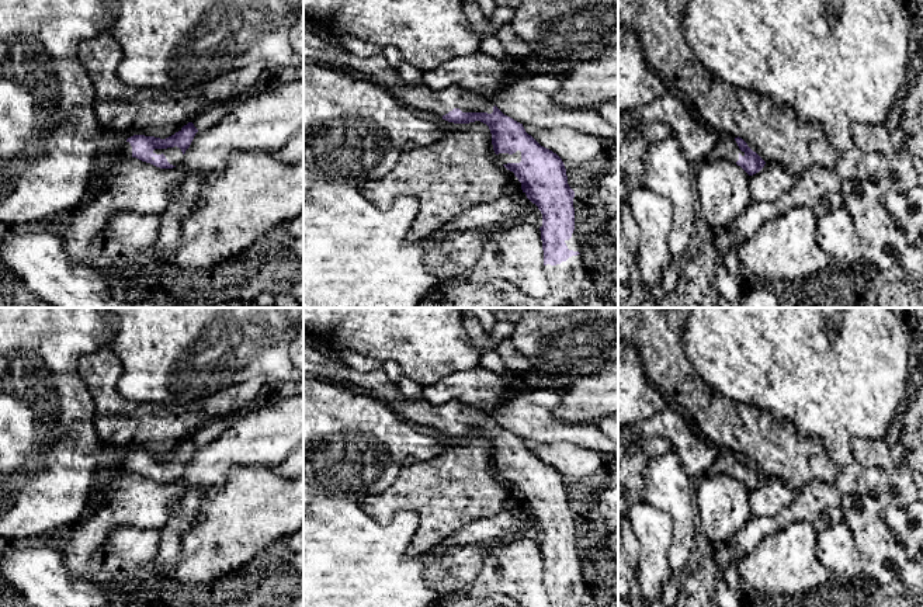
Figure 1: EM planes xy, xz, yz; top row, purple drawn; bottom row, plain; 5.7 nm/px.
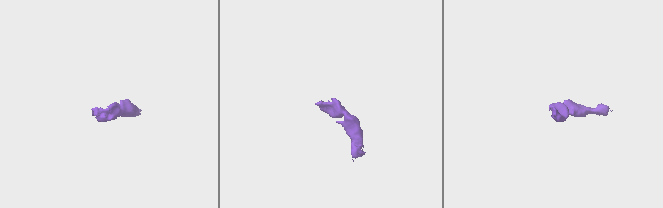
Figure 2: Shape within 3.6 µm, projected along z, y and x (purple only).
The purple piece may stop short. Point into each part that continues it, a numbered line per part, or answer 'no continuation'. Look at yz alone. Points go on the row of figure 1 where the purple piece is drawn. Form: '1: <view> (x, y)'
1: yz (725, 148)

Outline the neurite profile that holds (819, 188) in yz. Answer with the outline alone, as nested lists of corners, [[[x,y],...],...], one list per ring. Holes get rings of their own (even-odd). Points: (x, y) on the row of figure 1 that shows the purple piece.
[[[808,169],[797,178],[791,191],[774,202],[750,202],[745,212],[714,236],[694,259],[680,263],[677,285],[672,292],[662,294],[659,308],[721,308],[715,267],[732,247],[747,242],[763,223],[792,208],[808,207],[820,218],[842,205],[842,181],[836,169]]]

